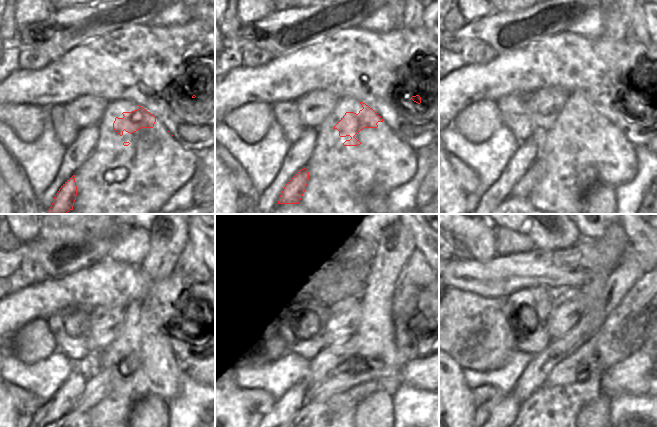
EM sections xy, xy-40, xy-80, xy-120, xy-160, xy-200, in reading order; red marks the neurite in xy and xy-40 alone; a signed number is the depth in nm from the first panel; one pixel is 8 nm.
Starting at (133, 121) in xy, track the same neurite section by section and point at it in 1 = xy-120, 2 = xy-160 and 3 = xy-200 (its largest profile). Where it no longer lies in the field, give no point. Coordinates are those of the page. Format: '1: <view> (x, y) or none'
1: xy-120 (126, 348)
2: xy-160 (339, 379)
3: xy-200 (595, 356)

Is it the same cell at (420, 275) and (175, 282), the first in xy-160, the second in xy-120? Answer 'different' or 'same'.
different

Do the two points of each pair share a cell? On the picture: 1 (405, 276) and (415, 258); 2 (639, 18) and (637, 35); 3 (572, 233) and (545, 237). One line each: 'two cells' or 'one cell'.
1: one cell
2: one cell
3: one cell

